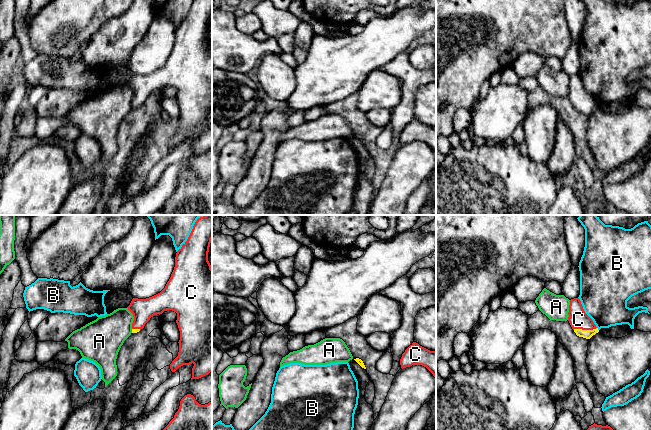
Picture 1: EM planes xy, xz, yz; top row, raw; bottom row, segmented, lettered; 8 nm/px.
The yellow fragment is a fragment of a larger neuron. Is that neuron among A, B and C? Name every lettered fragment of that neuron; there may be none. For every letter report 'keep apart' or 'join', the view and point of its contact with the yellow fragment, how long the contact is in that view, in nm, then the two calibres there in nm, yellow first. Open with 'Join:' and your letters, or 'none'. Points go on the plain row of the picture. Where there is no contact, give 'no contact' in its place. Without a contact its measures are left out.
Join: C
A: keep apart; meets yellow in xy at (132, 107); contact 30 nm long; 30 nm thick on the yellow side, 320 nm on the other
B: keep apart; meets yellow in yz at (597, 105); contact 30 nm long; 70 nm thick on the yellow side, 360 nm on the other
C: join; meets yellow in yz at (584, 106); contact 190 nm long; 70 nm thick on the yellow side, 160 nm on the other

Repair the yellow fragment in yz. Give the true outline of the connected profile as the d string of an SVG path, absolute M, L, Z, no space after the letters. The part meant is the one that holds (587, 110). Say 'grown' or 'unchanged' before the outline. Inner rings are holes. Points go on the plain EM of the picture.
grown | M579 74L570 76L568 97L577 112L590 115L599 108L593 96L585 89Z

